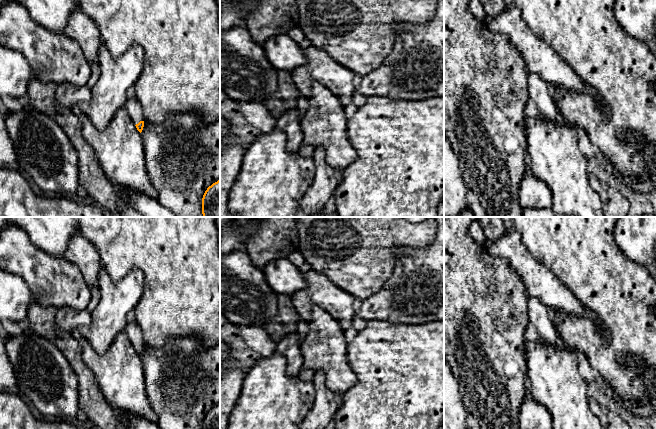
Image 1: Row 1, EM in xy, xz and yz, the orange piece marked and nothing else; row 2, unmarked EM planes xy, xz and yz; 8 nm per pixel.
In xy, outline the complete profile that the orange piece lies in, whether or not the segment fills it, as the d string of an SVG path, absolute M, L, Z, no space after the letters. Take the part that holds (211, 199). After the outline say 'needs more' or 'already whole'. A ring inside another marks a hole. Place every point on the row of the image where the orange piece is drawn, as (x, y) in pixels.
M220 180L207 188L202 198L203 217L220 217Z; already whole

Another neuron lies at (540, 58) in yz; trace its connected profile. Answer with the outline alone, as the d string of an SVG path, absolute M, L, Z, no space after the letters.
M512 5L510 8L503 9L497 17L486 16L487 28L492 32L502 33L509 37L510 42L517 52L520 53L526 64L528 73L536 73L544 80L549 87L563 87L572 92L586 93L594 97L595 101L601 106L602 112L606 119L610 117L610 109L599 98L598 94L589 88L573 71L573 69L557 54L557 52L548 44L538 38L524 23L520 16L520 11Z

